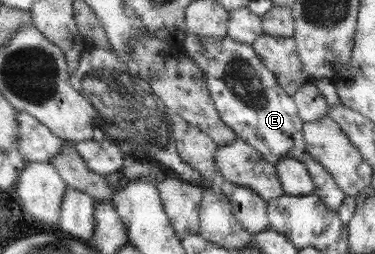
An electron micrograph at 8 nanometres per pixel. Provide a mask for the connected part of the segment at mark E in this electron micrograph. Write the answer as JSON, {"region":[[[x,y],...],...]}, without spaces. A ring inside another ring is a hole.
{"region":[[[191,33],[183,38],[182,47],[186,49],[186,53],[203,71],[207,88],[217,109],[217,114],[238,135],[238,138],[260,152],[263,158],[271,164],[275,165],[276,162],[284,158],[301,161],[306,166],[314,182],[313,194],[322,199],[330,209],[337,211],[347,195],[338,187],[332,175],[310,155],[302,133],[303,121],[298,115],[294,98],[282,89],[274,73],[263,64],[254,48],[251,45],[236,41],[228,35],[224,37],[200,37],[198,35],[194,36]]]}

